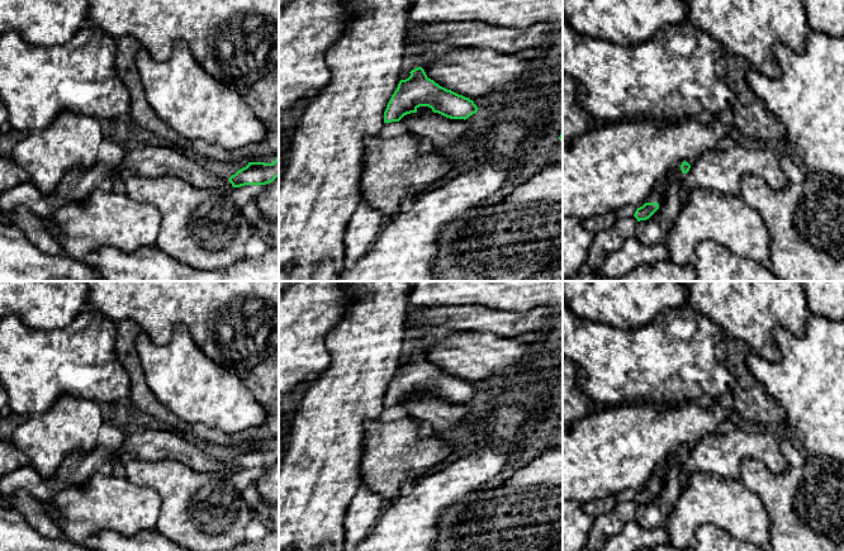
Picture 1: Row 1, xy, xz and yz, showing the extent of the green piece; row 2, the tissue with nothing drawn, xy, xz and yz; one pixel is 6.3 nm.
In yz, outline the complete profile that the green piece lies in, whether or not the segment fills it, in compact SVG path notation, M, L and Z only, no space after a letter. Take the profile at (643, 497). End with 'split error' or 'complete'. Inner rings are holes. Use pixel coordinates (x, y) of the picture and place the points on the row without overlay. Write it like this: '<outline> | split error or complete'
M655 474L649 484L640 491L636 493L634 500L640 504L646 504L649 503L663 488L664 485L664 474Z | split error

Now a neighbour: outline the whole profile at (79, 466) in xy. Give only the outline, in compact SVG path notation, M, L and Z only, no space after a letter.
M101 445L86 453L76 451L49 480L42 479L32 465L20 467L0 479L0 493L10 497L23 490L43 503L51 503L52 497L65 489L67 481L82 484L95 474L112 475L114 452L115 448Z

